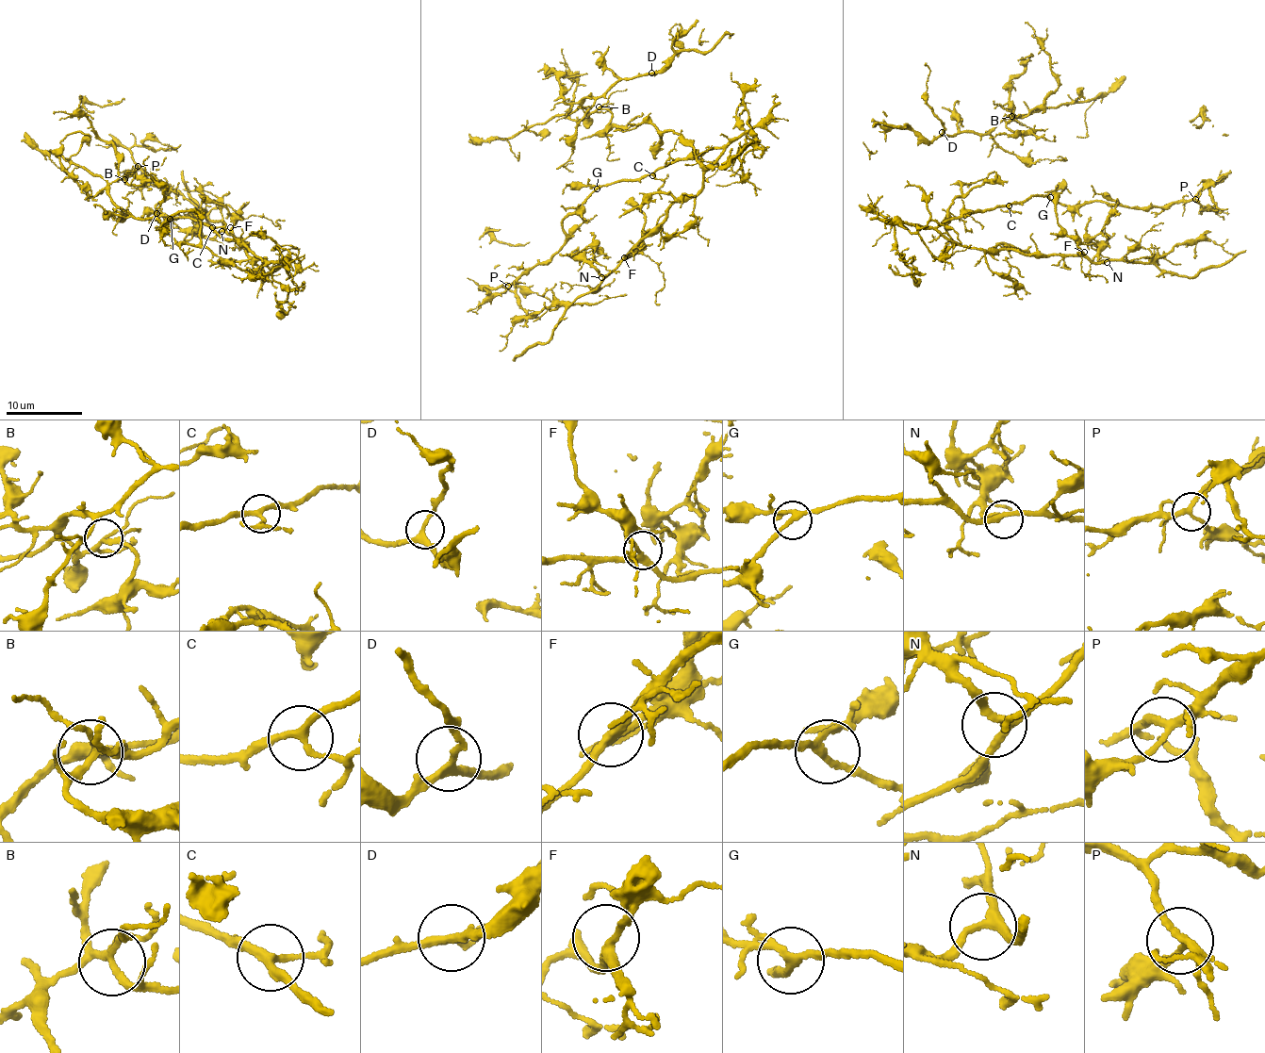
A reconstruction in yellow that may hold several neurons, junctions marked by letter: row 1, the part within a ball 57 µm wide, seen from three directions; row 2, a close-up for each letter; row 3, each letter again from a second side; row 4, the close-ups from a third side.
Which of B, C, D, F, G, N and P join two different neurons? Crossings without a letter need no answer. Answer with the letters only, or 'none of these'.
none of these

